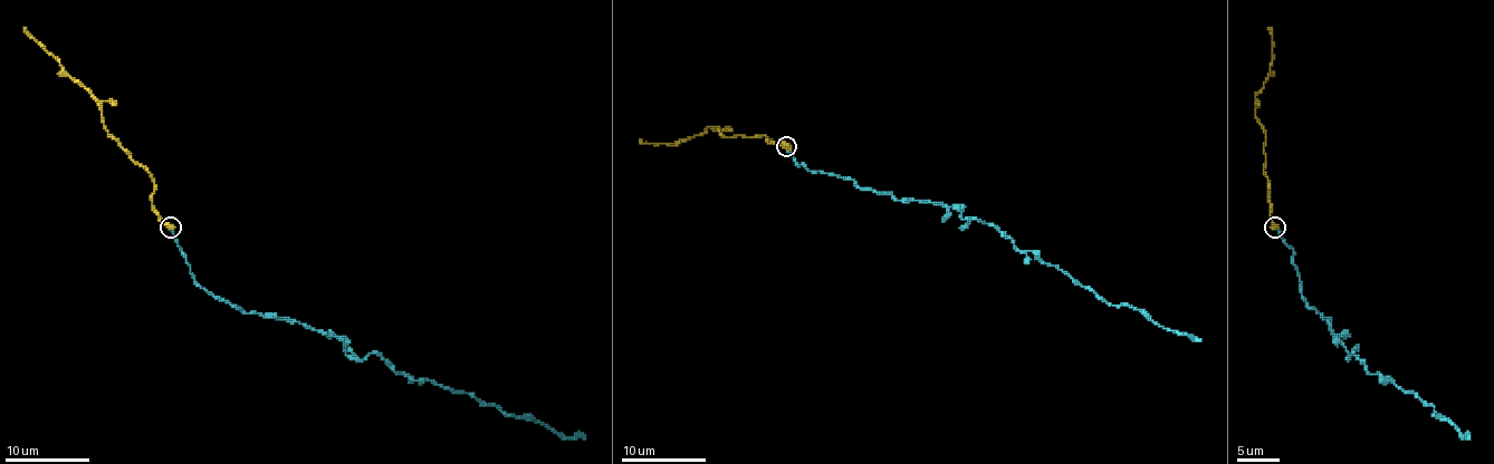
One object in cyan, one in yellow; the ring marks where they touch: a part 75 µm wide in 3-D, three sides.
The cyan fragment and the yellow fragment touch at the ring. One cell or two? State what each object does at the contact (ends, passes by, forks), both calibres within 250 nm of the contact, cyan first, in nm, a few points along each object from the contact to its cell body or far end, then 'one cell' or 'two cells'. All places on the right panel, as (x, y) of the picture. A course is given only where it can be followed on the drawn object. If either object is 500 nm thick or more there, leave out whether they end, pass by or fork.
200/500 nm | cyan via (1274, 229), (1293, 250), (1305, 302), (1329, 319), (1348, 359), (1352, 353), (1379, 380), (1415, 393), (1469, 435) | yellow via (1274, 226), (1267, 179), (1264, 172), (1265, 135), (1255, 116), (1255, 103), (1272, 61), (1272, 31), (1267, 28) | one cell

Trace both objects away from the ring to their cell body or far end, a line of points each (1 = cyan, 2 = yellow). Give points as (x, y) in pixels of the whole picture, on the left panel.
1: (171, 229), (192, 278), (247, 313), (295, 319), (340, 338), (347, 355), (376, 353), (398, 374), (585, 435)
2: (171, 226), (152, 204), (154, 179), (109, 135), (99, 103), (24, 28)

